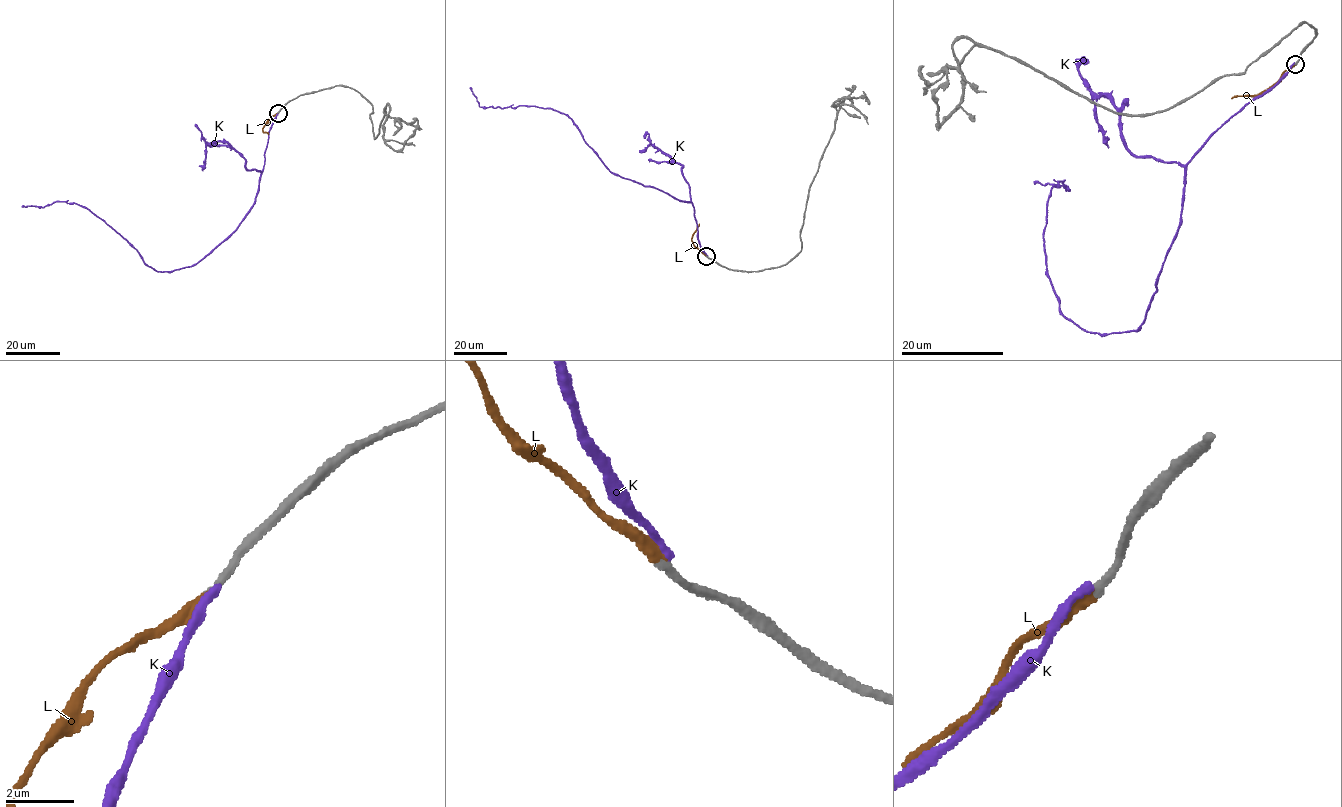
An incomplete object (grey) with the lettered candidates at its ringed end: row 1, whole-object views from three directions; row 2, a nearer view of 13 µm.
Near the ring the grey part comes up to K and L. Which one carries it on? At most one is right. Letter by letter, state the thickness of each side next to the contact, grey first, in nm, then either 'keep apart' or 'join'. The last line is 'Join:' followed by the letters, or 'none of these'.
K: 260 nm thick on the grey side, 220 nm on the other; keep apart
L: 260 nm thick on the grey side, 380 nm on the other; join
Join: L

